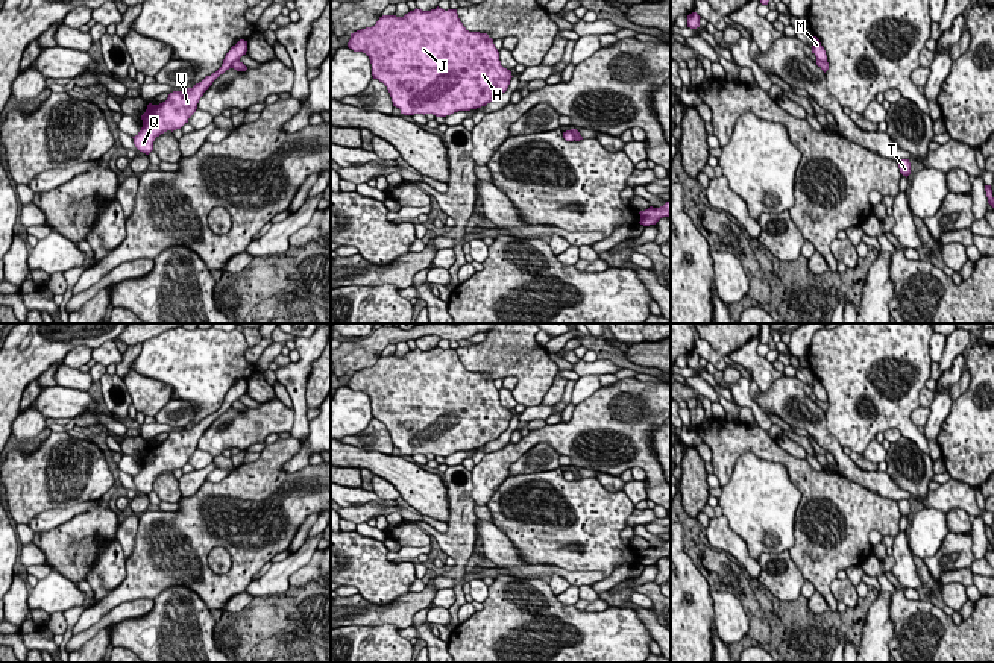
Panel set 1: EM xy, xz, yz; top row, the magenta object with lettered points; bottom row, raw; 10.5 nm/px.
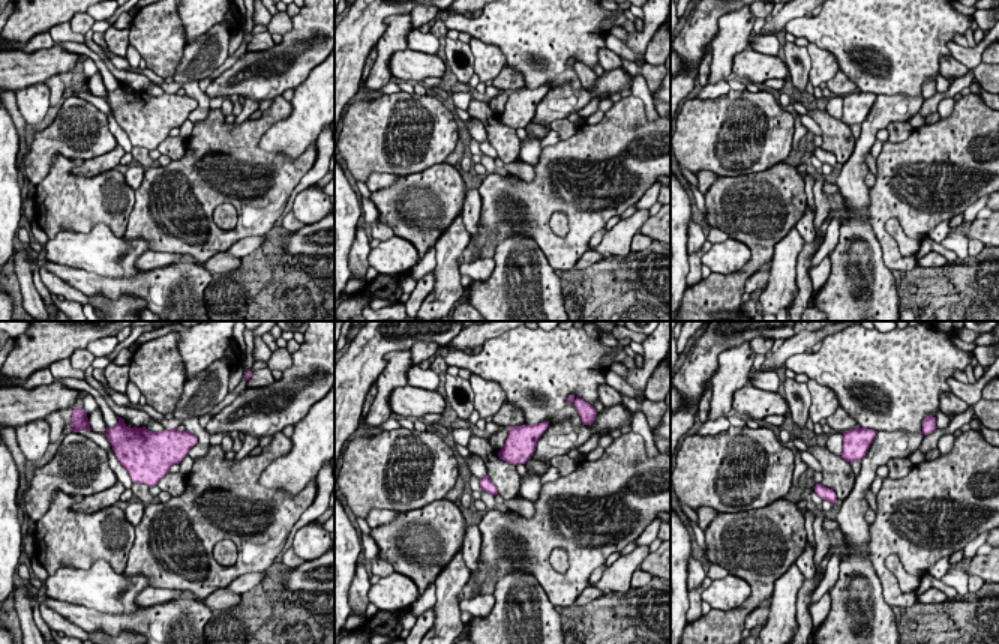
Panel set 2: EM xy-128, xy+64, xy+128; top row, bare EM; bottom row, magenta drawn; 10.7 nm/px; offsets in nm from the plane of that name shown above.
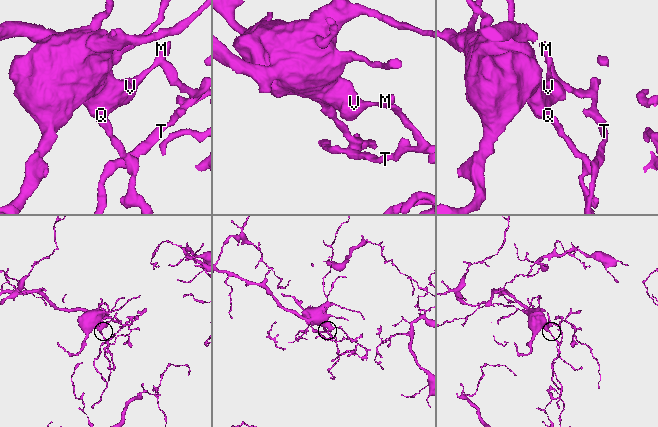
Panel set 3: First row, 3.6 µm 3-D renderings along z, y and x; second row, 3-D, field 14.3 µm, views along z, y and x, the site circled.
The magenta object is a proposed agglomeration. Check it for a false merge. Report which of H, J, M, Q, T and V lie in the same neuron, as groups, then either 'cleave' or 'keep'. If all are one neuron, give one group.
H J M Q V / T; cleave

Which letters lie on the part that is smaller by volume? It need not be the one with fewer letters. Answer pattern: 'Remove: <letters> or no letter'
Remove: T

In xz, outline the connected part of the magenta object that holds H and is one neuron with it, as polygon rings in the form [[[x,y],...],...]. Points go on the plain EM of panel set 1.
[[[416,347],[404,357],[382,355],[375,366],[351,373],[348,387],[369,396],[373,419],[387,426],[393,446],[404,455],[446,457],[486,446],[507,431],[513,417],[501,405],[493,379],[487,373],[469,372],[457,349]]]

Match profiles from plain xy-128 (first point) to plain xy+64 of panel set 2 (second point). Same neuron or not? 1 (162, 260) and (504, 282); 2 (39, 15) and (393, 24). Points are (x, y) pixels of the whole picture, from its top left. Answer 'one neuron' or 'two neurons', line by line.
1: two neurons
2: two neurons

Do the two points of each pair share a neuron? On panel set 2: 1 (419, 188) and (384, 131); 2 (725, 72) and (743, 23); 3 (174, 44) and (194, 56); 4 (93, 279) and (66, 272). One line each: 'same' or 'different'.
1: different
2: same
3: different
4: same

